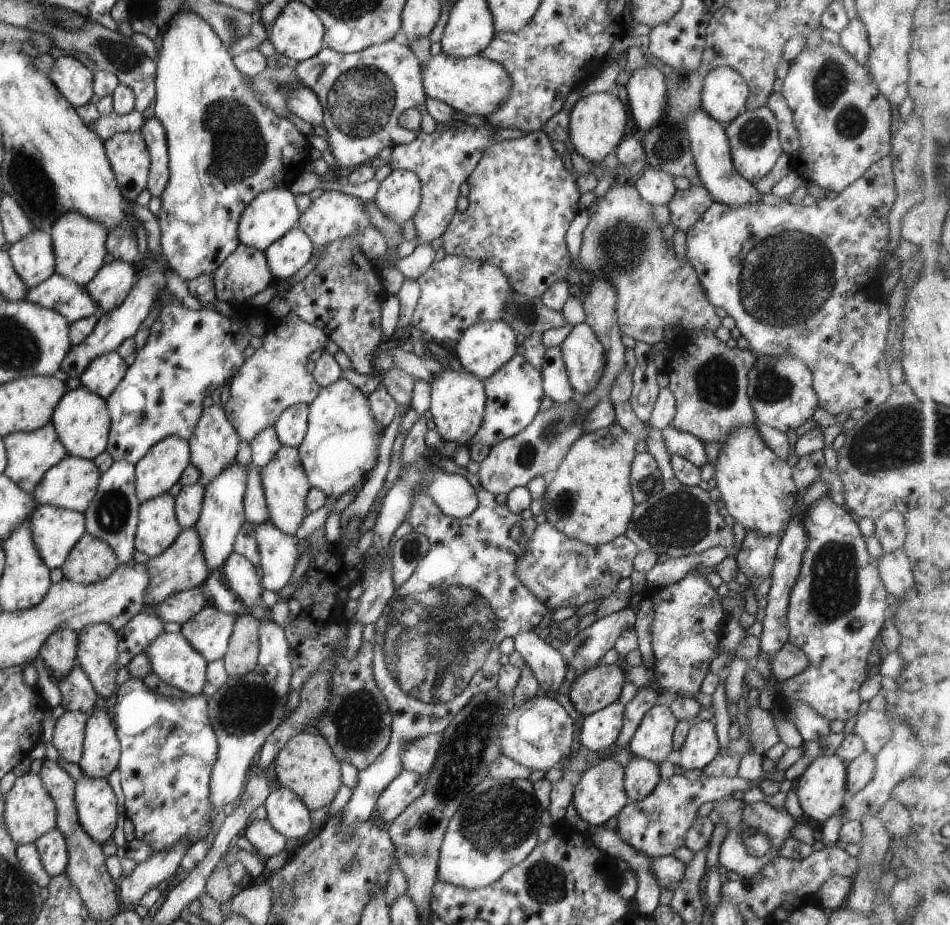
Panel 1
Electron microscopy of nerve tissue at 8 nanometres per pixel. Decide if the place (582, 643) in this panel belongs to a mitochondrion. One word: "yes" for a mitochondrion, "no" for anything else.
yes

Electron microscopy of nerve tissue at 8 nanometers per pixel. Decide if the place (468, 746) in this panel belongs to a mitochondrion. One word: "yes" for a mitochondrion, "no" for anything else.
yes

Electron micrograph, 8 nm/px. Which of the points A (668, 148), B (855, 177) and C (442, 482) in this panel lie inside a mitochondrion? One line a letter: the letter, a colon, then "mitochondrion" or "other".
A: mitochondrion
B: other
C: other

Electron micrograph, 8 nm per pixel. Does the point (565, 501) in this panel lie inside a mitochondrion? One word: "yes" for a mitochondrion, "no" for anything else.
yes

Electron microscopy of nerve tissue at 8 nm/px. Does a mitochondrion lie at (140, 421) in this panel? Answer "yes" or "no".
yes

